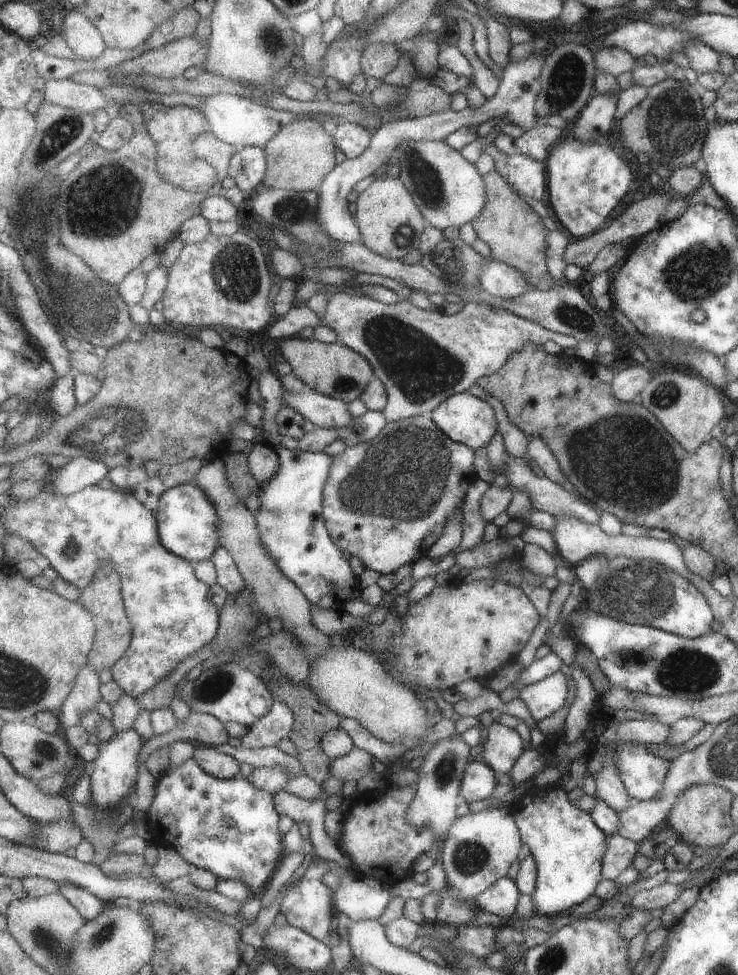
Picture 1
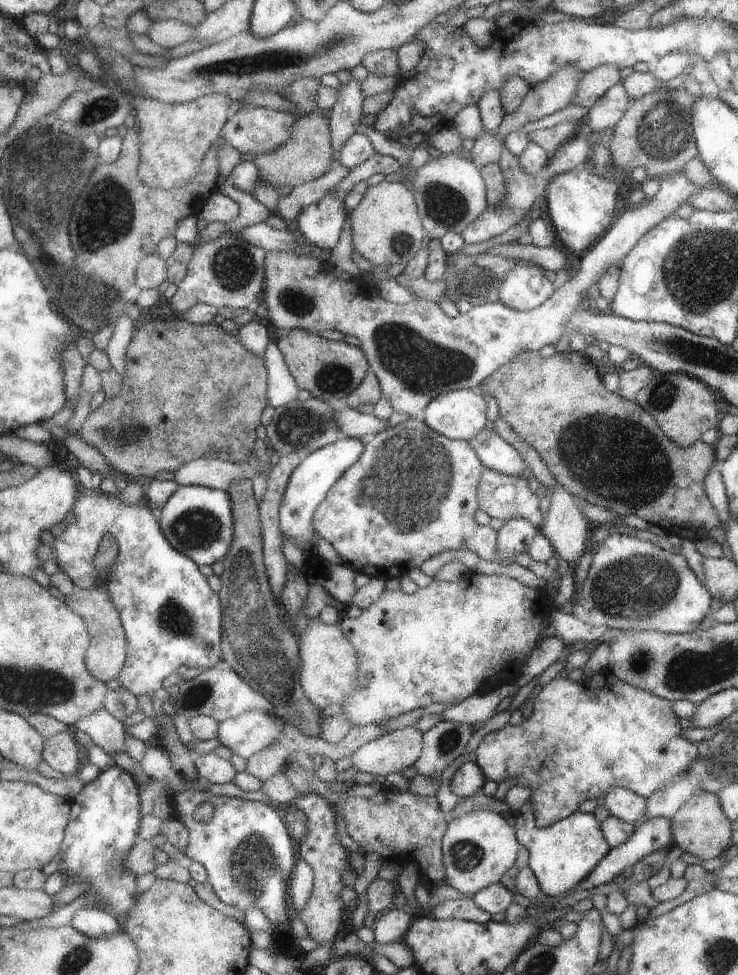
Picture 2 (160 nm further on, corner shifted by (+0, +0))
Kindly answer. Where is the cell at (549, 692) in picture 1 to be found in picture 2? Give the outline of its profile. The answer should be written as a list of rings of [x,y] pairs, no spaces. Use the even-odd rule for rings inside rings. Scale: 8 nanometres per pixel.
[[[608,668],[602,669],[594,675],[580,675],[578,680],[564,678],[554,678],[550,680],[533,702],[533,710],[527,719],[522,719],[519,724],[506,724],[501,729],[486,735],[476,748],[476,763],[481,767],[487,781],[491,780],[498,785],[505,781],[515,781],[515,785],[527,786],[531,790],[530,803],[536,810],[536,821],[540,827],[552,825],[554,822],[563,820],[573,813],[579,811],[579,806],[586,800],[598,802],[598,798],[605,797],[607,790],[627,789],[633,794],[640,794],[644,799],[651,794],[661,790],[662,786],[669,785],[679,774],[683,773],[689,764],[697,758],[697,743],[681,736],[681,727],[677,723],[678,717],[671,711],[671,701],[662,699],[653,694],[649,694],[641,688],[633,686],[631,683],[615,679],[612,682]]]

